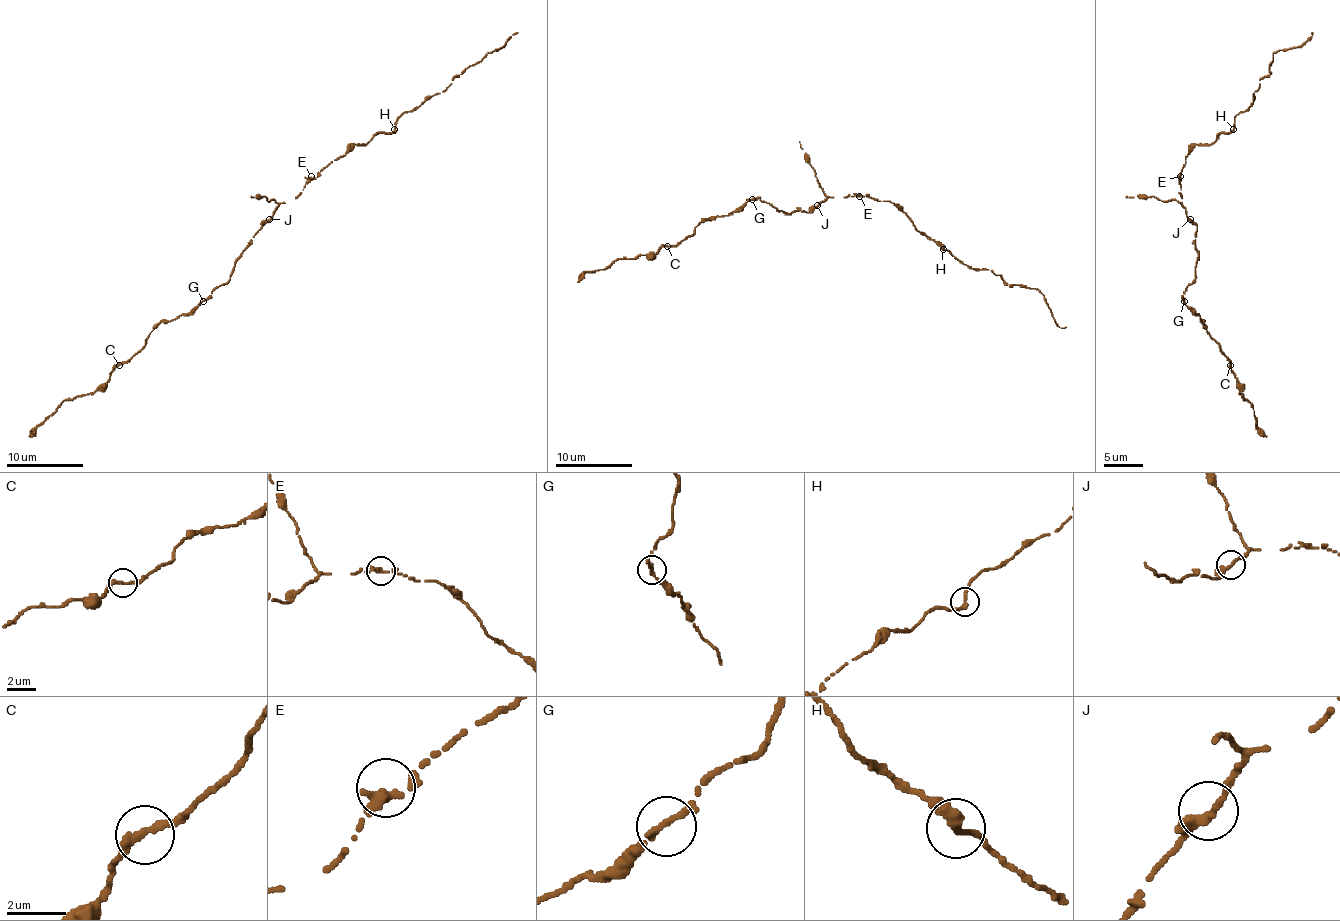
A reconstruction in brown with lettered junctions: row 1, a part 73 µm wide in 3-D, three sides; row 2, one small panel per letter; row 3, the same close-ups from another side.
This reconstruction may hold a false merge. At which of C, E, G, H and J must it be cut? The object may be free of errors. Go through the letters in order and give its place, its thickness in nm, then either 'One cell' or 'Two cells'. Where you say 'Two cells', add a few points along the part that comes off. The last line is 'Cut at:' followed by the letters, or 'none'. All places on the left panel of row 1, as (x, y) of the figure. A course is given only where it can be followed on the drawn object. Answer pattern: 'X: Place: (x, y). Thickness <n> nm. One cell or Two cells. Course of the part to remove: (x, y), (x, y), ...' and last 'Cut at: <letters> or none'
C: Place: (119, 365). Thickness 280 nm. One cell
E: Place: (311, 176). Thickness 320 nm. One cell
G: Place: (203, 301). Thickness 280 nm. One cell
H: Place: (394, 129). Thickness 280 nm. One cell
J: Place: (269, 219). Thickness 280 nm. One cell
Cut at: none

